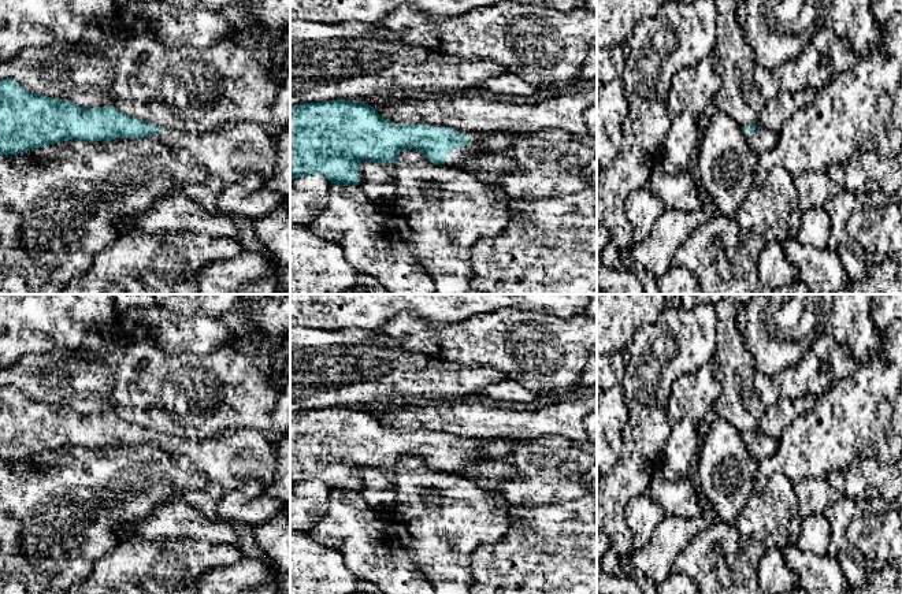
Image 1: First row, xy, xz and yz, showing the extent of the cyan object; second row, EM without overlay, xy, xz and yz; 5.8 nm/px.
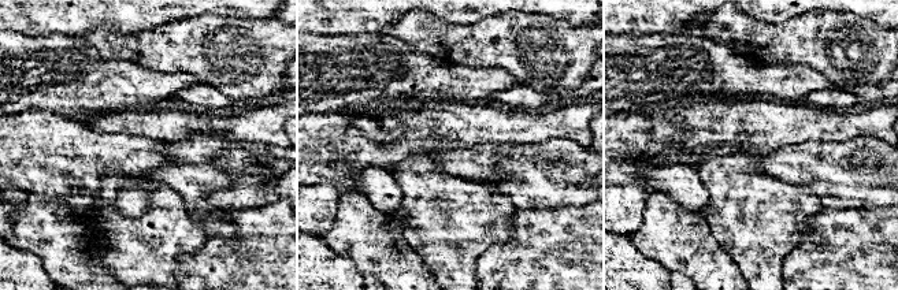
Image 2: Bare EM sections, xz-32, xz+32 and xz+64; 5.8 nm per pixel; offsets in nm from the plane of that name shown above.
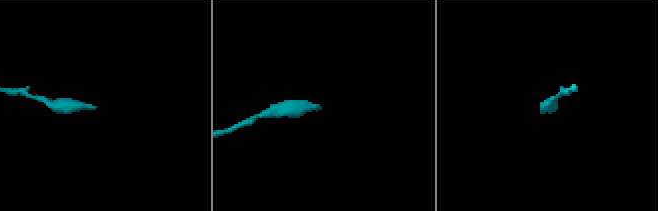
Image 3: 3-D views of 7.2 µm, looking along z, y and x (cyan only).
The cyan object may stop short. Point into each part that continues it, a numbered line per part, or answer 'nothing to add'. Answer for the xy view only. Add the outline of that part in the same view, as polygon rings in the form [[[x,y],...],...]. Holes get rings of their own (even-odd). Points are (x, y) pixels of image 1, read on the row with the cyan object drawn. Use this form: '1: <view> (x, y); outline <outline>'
1: xy (242, 152); outline [[[230,120],[200,134],[168,129],[153,134],[177,149],[183,166],[201,167],[226,186],[240,183],[257,190],[278,162],[278,138],[256,122]]]

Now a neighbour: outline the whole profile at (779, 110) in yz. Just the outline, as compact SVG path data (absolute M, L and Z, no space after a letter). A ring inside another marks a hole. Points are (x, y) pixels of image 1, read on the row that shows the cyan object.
M814 88L780 92L762 108L760 114L760 123L766 129L779 133L793 115L813 105L814 99Z

